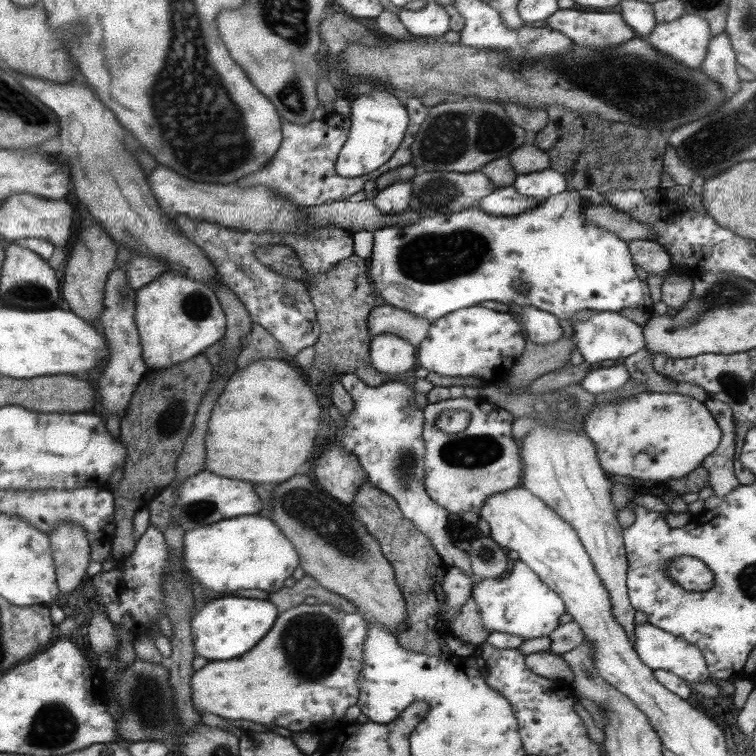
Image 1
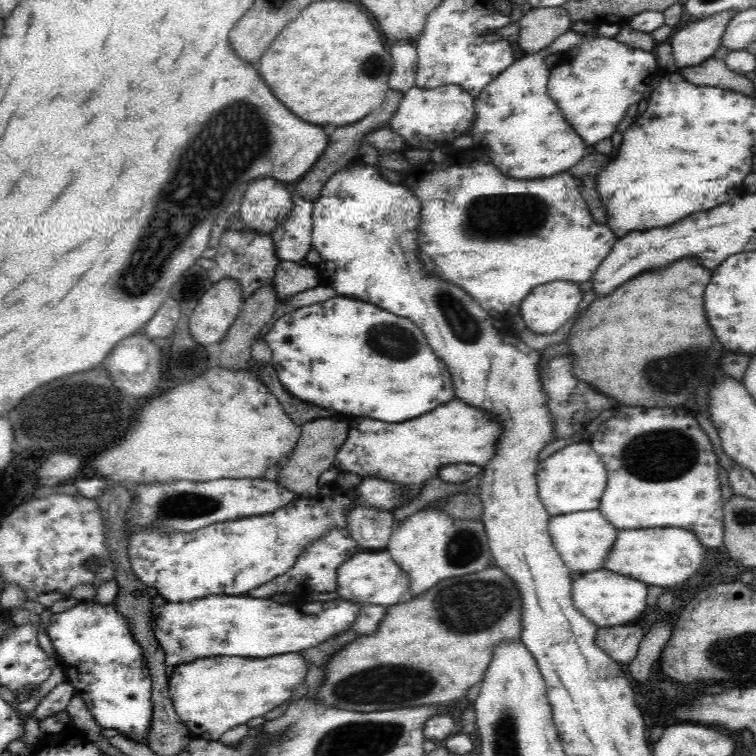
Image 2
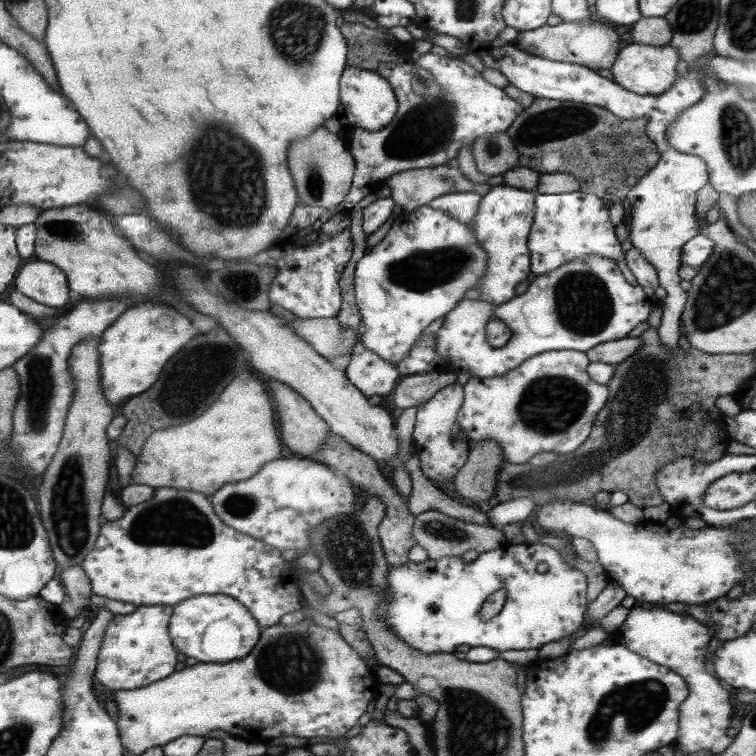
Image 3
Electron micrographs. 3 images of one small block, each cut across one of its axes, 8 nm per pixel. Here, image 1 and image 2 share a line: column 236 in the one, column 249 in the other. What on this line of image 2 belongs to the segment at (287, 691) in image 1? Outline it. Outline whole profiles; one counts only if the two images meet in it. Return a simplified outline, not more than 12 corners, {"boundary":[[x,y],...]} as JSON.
{"boundary":[[298,652],[212,656],[170,674],[194,738],[288,702],[308,664]]}

